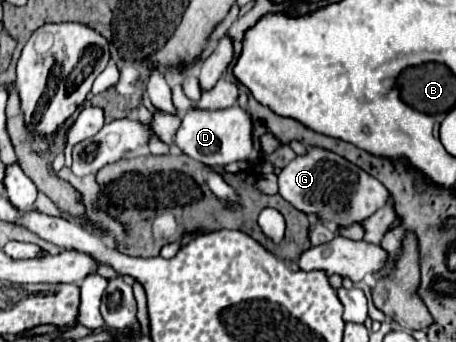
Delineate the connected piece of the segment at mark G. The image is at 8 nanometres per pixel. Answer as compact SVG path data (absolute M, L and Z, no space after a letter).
M310 146L304 156L296 156L294 160L290 160L278 174L278 186L278 192L284 200L288 200L304 214L314 214L334 232L336 226L362 222L366 218L364 214L372 214L386 202L390 202L388 190L374 176L354 166L346 158L318 146Z

